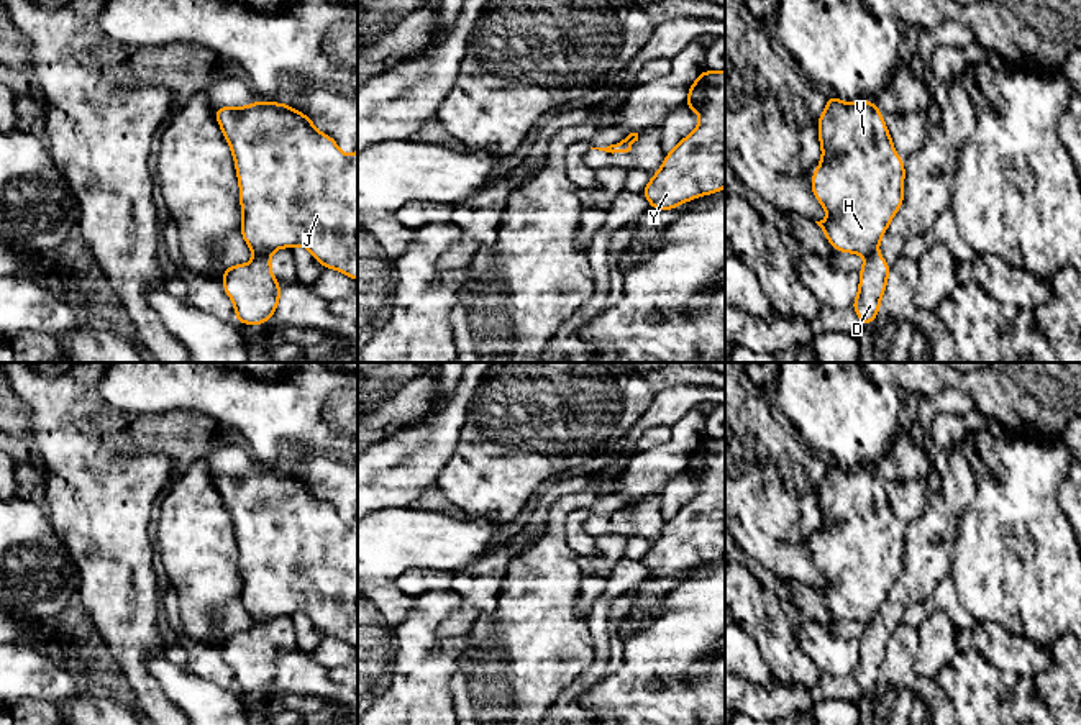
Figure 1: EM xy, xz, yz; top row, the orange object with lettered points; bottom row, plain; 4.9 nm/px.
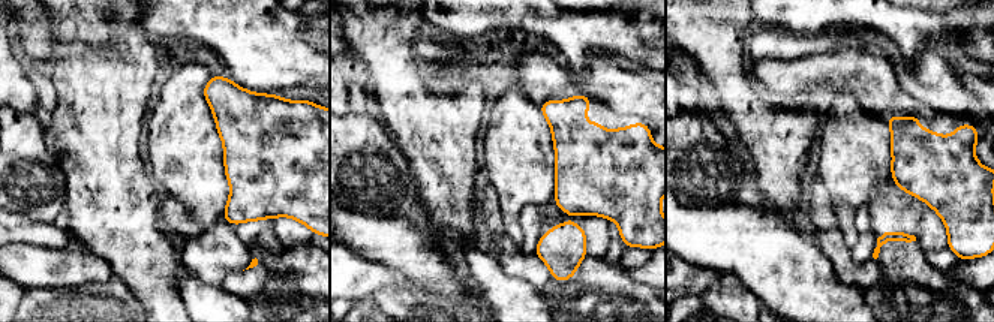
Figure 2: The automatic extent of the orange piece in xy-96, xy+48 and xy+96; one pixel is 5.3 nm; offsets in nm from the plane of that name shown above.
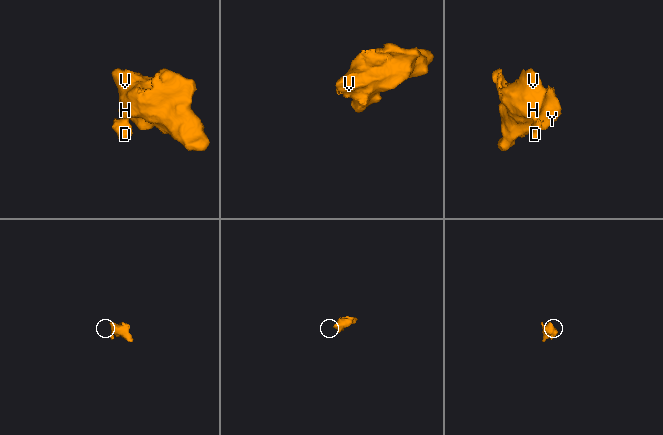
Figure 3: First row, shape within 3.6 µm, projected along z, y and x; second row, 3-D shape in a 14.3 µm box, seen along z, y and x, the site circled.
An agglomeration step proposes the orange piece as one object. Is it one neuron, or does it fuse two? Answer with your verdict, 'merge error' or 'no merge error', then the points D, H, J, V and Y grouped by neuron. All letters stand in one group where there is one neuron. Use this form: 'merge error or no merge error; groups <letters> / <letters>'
merge error; groups D / H J V Y

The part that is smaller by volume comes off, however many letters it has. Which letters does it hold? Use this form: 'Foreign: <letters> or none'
Foreign: D

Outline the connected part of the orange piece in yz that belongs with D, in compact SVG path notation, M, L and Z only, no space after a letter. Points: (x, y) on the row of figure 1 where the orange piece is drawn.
M874 249L866 256L860 272L858 295L851 303L863 326L871 325L879 312L881 299L887 285L887 277L892 266Z

